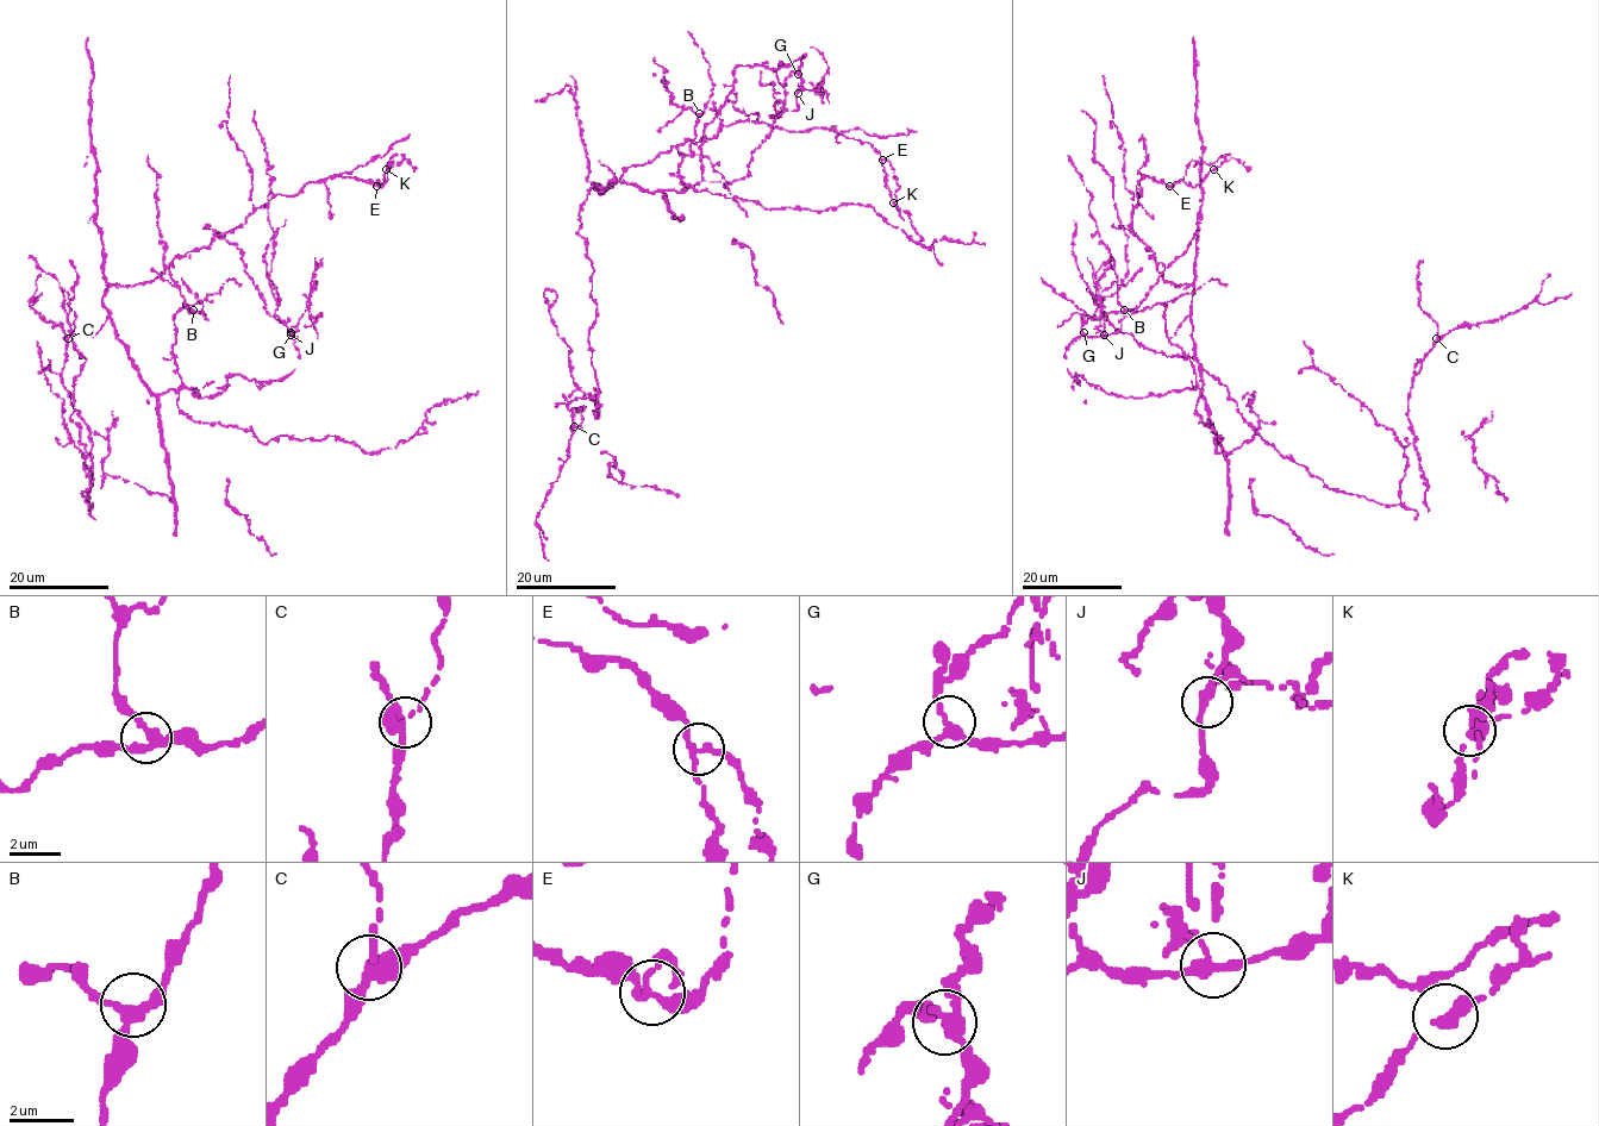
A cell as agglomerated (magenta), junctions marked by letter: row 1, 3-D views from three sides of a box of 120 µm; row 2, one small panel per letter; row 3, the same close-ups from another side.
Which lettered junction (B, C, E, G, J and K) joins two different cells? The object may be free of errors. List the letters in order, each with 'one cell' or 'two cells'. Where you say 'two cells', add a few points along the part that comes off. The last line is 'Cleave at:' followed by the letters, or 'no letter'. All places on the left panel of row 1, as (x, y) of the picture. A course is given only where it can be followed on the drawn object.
B: one cell
C: one cell
E: one cell
G: one cell
J: two cells | (291, 335), (306, 310), (316, 319), (322, 313), (310, 326), (304, 326)
K: one cell
Cleave at: J

